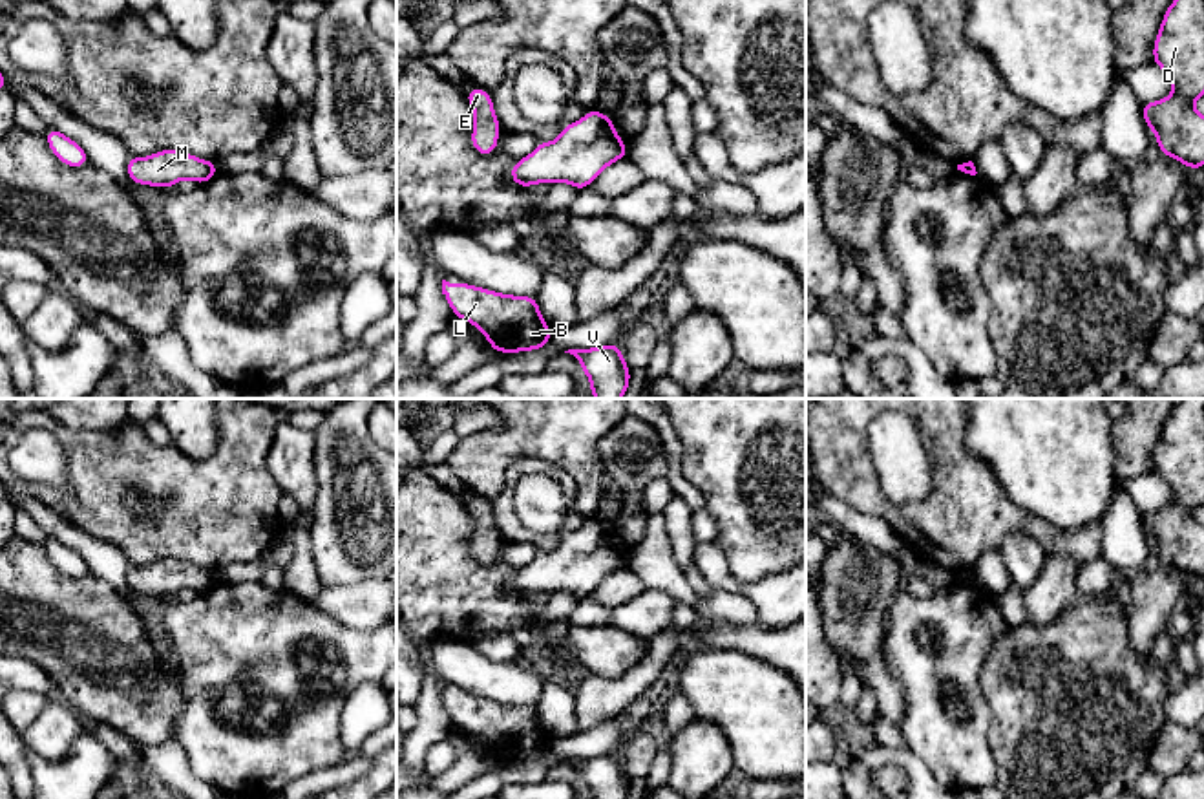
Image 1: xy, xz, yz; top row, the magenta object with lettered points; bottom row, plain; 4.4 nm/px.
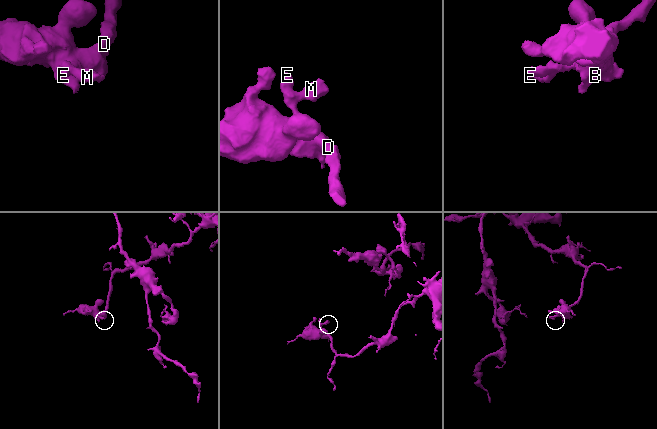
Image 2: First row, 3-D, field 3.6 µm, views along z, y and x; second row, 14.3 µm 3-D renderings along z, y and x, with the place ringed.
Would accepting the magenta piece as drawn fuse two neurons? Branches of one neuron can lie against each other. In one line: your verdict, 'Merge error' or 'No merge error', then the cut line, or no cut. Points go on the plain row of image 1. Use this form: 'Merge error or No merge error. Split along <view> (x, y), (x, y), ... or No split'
No merge error. No split

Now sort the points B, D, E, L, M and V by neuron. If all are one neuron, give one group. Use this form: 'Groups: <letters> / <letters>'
Groups: B D E L M V

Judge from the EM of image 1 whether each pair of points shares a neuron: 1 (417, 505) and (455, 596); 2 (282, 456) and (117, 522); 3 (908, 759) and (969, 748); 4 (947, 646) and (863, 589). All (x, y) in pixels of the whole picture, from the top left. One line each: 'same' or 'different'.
1: same
2: different
3: different
4: different

